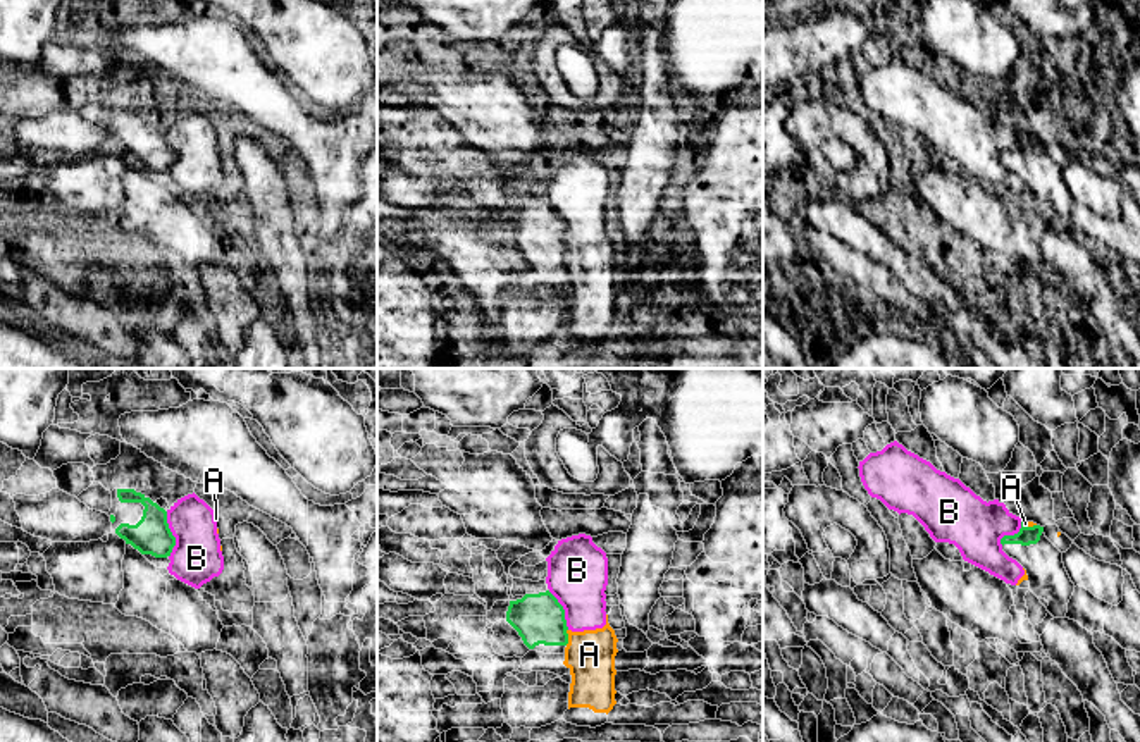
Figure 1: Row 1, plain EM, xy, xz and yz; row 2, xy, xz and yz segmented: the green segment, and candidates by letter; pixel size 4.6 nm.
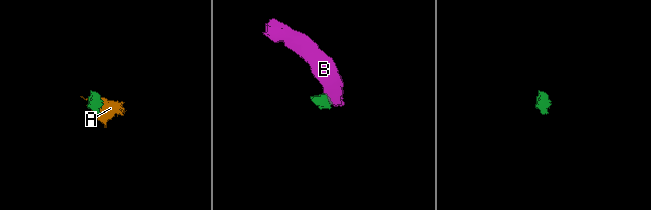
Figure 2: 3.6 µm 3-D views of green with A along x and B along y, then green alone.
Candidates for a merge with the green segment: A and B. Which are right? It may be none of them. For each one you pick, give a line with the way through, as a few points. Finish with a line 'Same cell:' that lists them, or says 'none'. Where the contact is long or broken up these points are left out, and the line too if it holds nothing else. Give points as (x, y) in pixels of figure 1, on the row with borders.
Same cell: none

